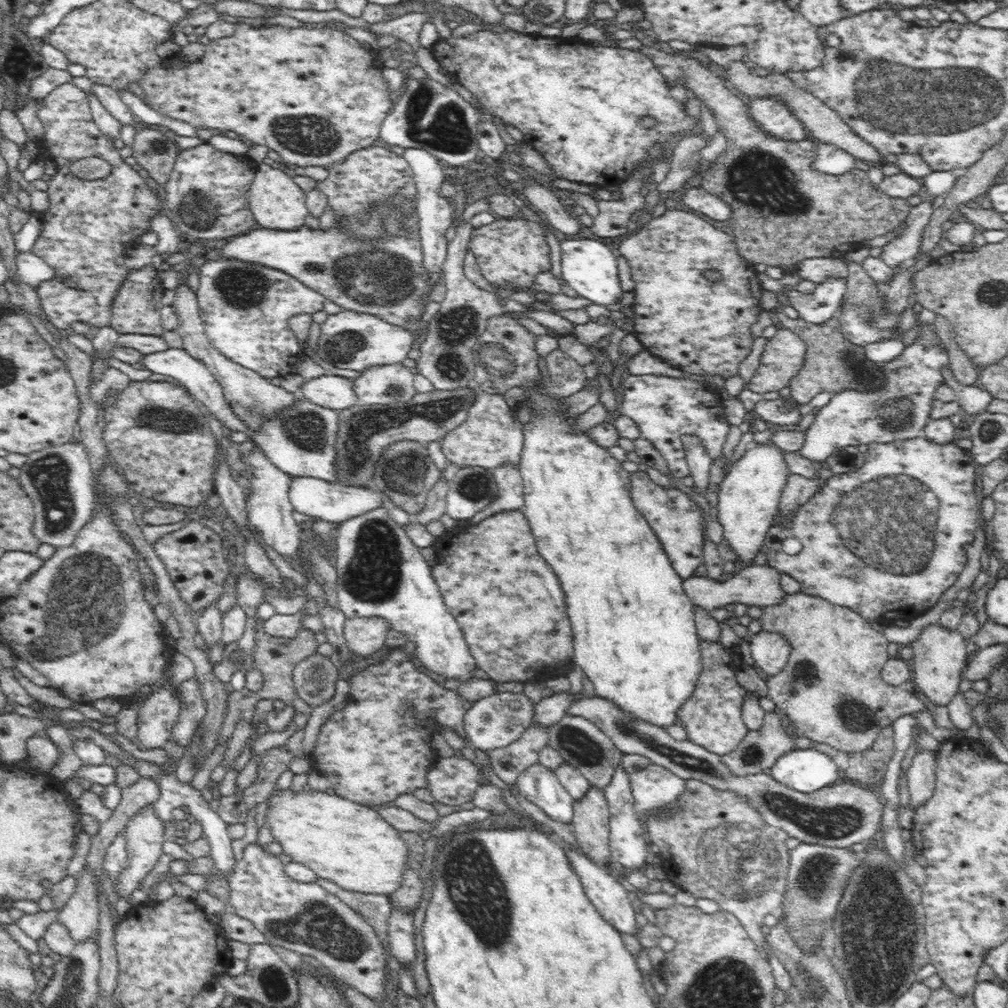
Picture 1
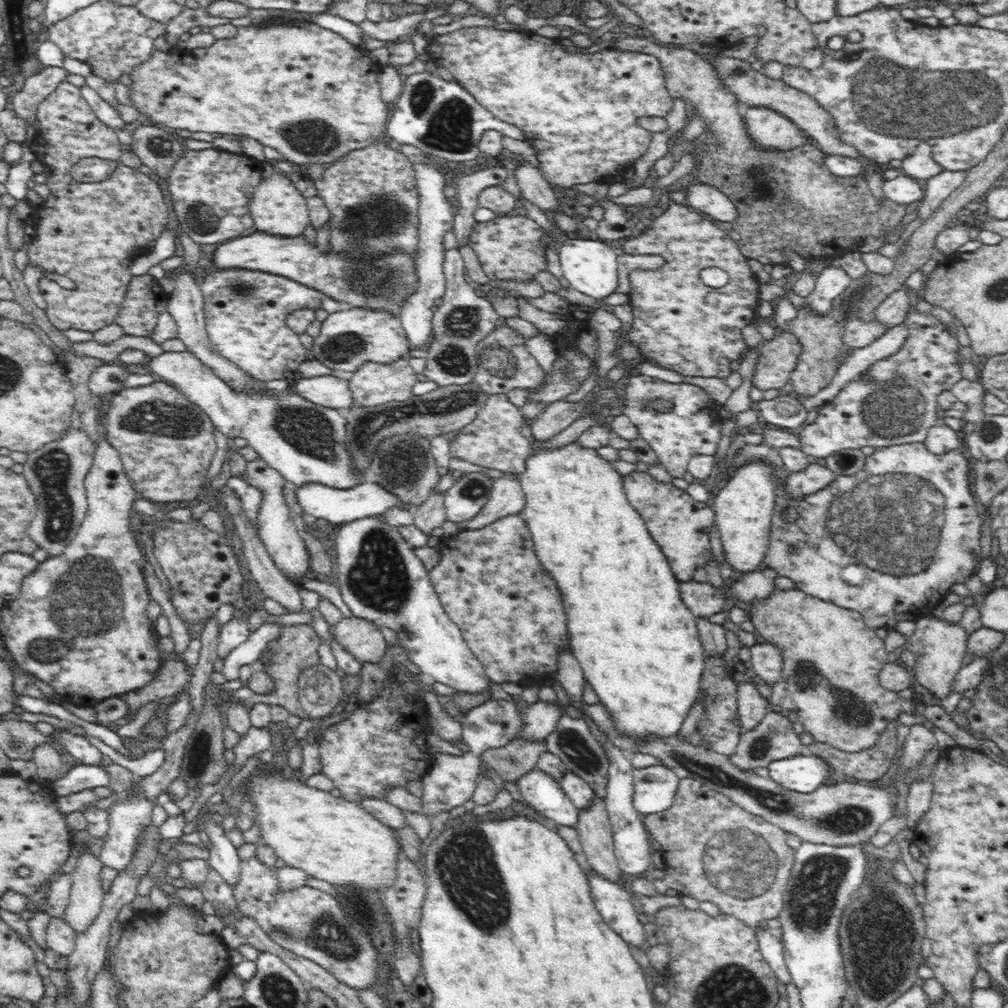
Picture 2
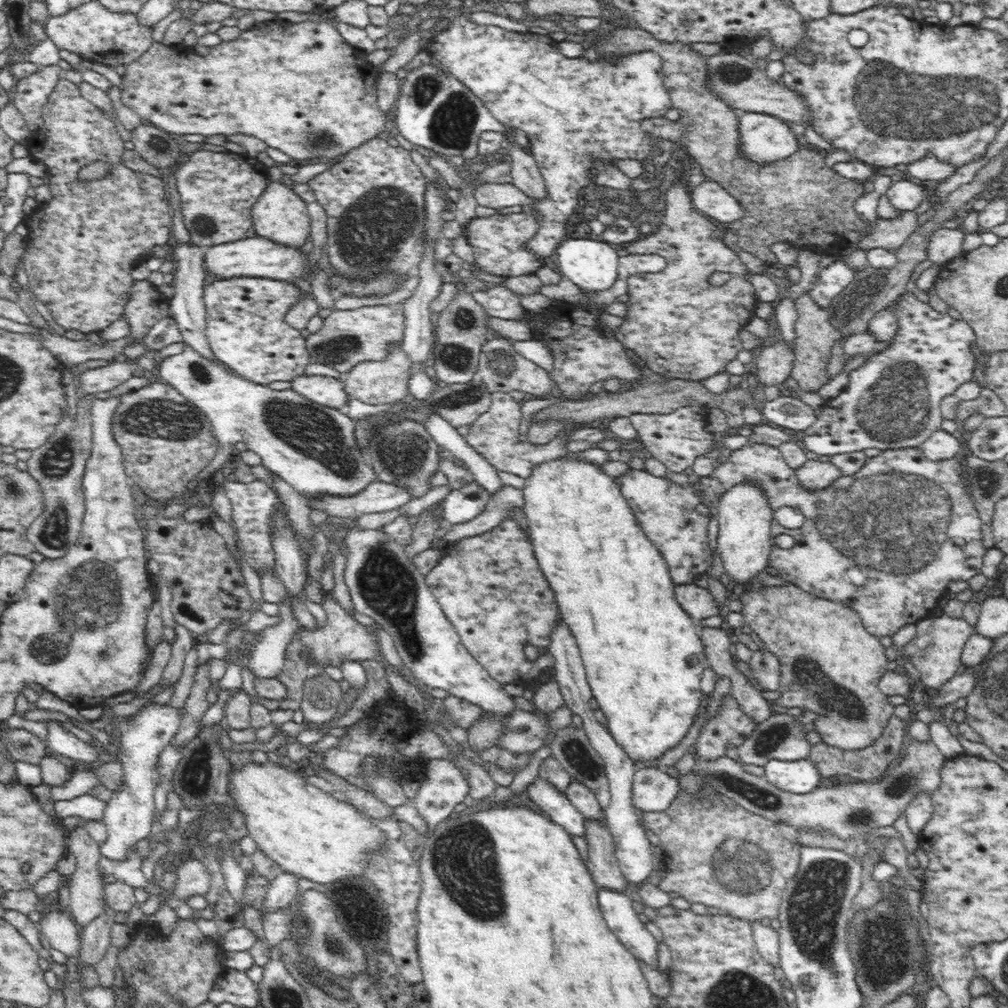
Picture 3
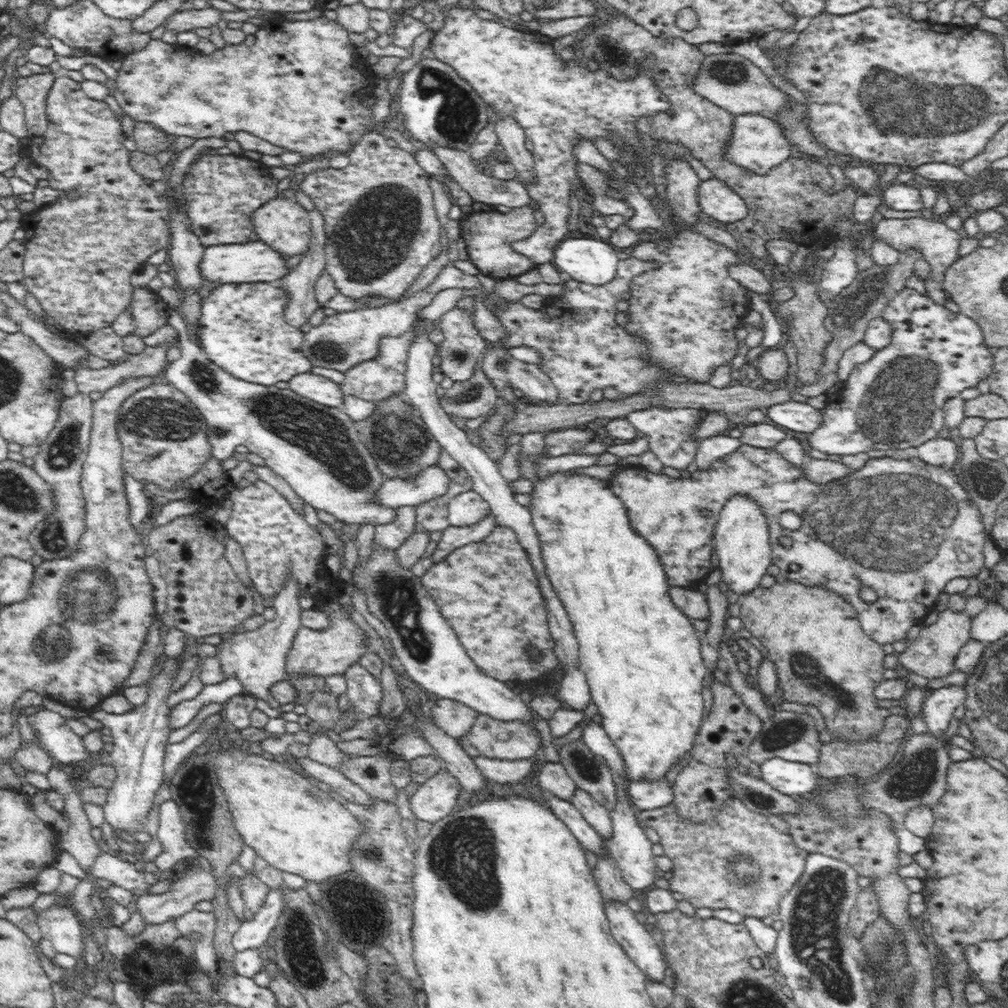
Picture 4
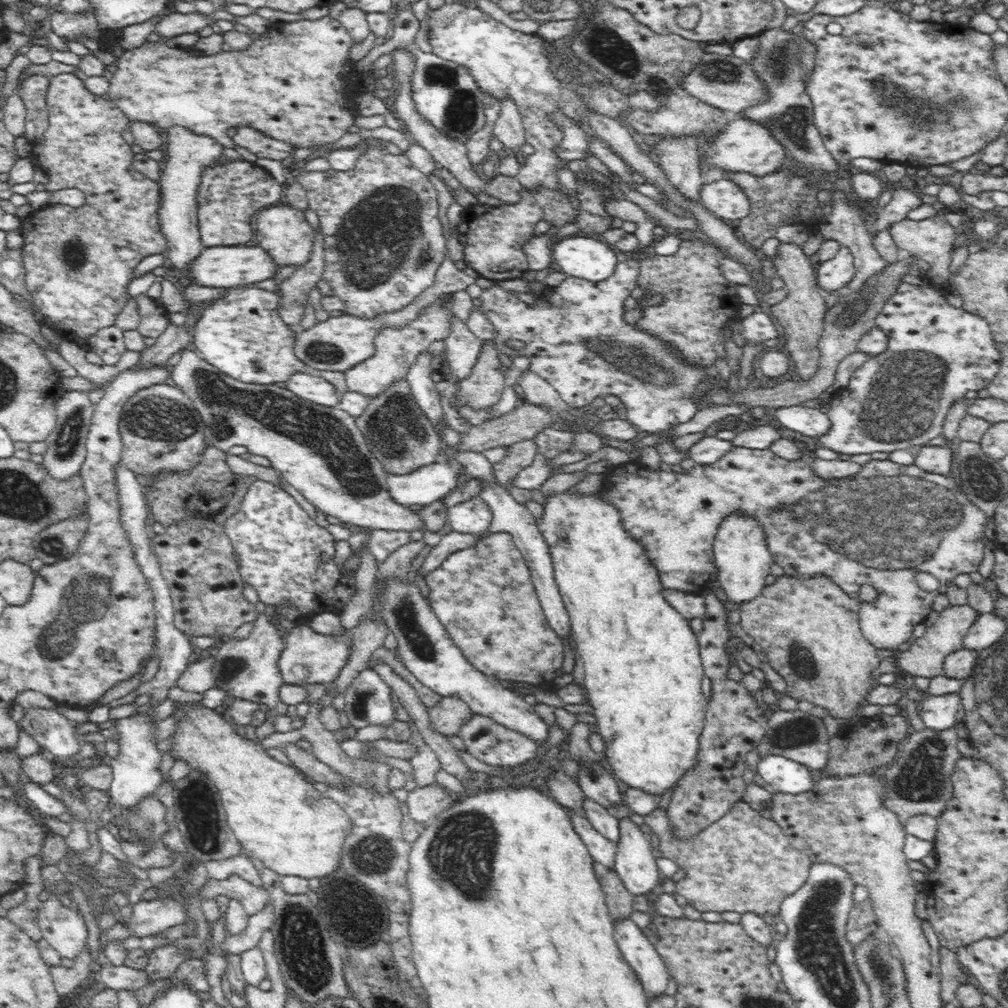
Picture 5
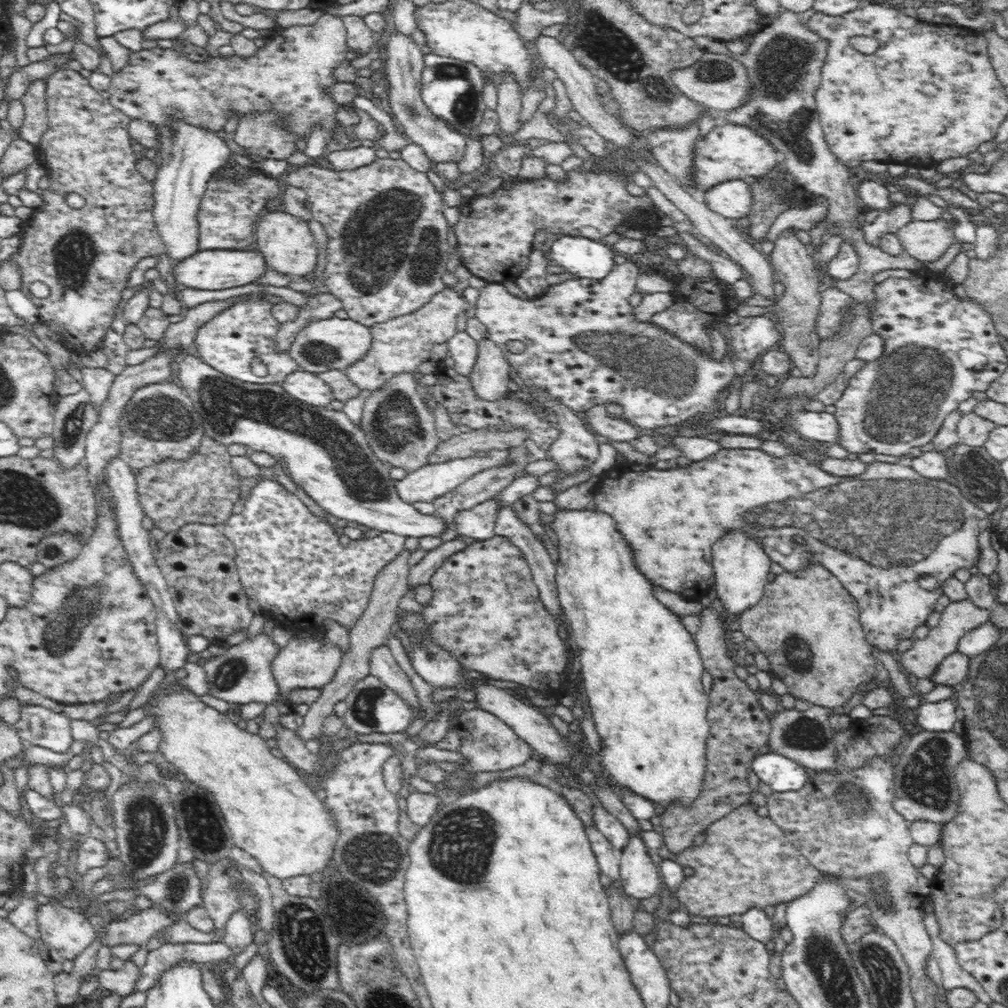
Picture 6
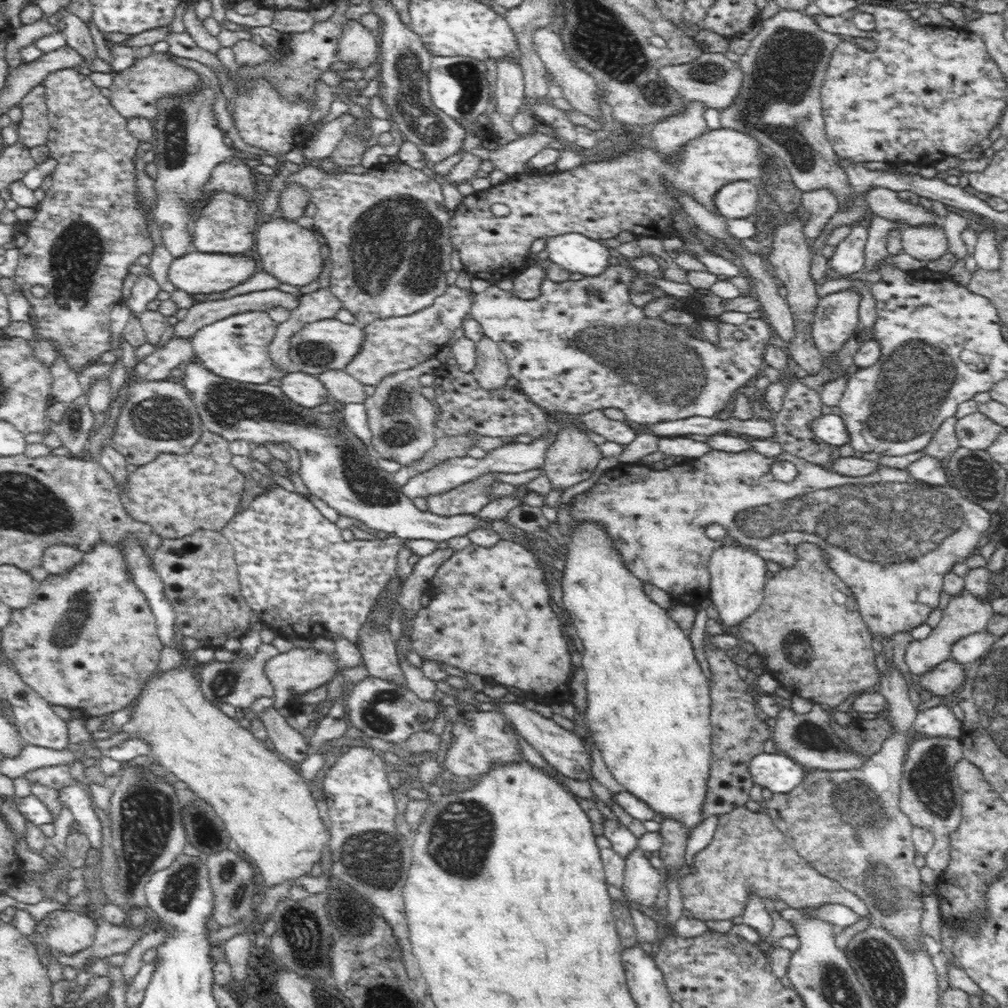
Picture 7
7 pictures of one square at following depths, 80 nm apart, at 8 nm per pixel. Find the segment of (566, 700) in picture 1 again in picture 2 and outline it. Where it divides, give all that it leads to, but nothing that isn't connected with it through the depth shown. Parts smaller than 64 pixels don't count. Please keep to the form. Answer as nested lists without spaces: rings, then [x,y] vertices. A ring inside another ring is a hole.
[[[537,702],[527,705],[523,710],[524,726],[516,734],[518,739],[526,741],[541,741],[545,739],[555,728],[563,717],[563,710],[558,702]]]

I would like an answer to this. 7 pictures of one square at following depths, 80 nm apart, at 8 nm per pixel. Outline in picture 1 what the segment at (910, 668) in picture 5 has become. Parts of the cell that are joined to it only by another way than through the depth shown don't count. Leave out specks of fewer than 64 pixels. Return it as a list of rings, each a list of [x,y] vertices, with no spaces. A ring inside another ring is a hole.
[[[937,623],[925,627],[917,639],[908,645],[913,649],[913,657],[909,663],[916,686],[930,702],[938,706],[948,706],[957,695],[958,686],[962,682],[961,673],[966,666],[966,657],[970,649],[969,641],[965,640],[958,630],[945,629]]]

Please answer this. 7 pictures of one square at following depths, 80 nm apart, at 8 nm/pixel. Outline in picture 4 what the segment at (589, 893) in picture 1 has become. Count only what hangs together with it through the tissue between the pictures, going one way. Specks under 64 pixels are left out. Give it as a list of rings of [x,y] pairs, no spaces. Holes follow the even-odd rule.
[[[606,901],[604,905],[612,937],[647,979],[663,982],[667,964],[663,952],[649,934],[651,928],[642,925],[626,903]]]

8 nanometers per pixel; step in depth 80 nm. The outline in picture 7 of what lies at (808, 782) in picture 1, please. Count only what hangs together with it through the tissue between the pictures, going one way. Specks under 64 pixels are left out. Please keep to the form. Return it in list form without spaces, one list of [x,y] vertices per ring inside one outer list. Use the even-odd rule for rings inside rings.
[[[758,753],[749,762],[753,783],[773,793],[787,793],[801,784],[804,768],[784,753]]]

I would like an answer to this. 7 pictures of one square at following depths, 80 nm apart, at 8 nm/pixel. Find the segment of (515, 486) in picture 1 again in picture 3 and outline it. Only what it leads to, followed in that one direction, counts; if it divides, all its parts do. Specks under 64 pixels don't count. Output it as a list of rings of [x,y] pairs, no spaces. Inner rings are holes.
[[[507,485],[489,498],[484,512],[476,518],[455,525],[446,525],[447,532],[438,544],[440,552],[443,552],[448,545],[457,543],[466,537],[478,536],[496,528],[509,516],[511,509],[523,509],[525,502],[522,491]]]

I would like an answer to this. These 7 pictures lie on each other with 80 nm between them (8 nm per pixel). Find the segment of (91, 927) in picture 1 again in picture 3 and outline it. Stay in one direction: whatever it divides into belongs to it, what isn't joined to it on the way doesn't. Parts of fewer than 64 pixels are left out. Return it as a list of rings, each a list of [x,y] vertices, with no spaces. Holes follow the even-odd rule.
[[[85,824],[76,827],[71,831],[67,831],[65,846],[67,853],[72,853],[76,857],[76,870],[71,874],[71,883],[69,884],[69,907],[68,913],[72,916],[74,923],[78,928],[82,929],[90,925],[96,918],[101,917],[105,910],[104,890],[105,884],[102,883],[102,874],[98,870],[98,862],[100,862],[101,853],[99,852],[99,843],[89,836],[85,829]]]

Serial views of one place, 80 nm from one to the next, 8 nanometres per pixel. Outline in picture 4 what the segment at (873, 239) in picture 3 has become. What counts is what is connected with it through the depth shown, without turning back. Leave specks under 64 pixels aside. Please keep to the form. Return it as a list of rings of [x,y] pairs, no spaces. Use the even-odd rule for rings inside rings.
[[[935,216],[882,219],[878,222],[876,232],[874,232],[876,241],[884,241],[888,246],[900,252],[904,252],[909,248],[920,251],[920,254],[923,255],[923,258],[929,263],[931,268],[928,278],[924,280],[927,295],[937,304],[949,303],[948,294],[942,288],[942,281],[944,280],[946,269],[952,266],[959,257],[958,246],[963,236],[963,232],[950,230],[942,217],[937,218]]]

